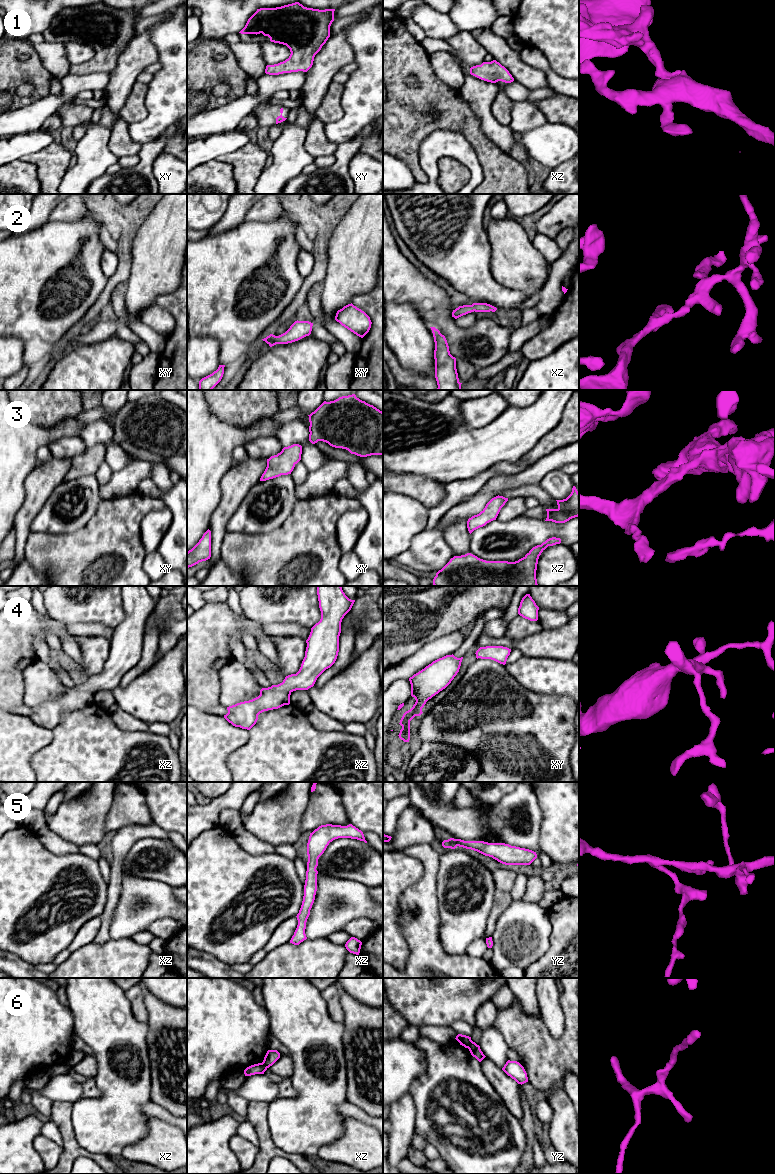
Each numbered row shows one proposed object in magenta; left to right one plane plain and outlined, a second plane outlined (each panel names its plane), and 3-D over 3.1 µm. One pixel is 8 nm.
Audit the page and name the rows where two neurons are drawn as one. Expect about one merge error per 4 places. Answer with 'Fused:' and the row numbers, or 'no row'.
Fused: 6

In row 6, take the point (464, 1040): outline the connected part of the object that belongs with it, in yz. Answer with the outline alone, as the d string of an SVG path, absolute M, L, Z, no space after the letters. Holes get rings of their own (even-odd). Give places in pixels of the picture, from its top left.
M458 1034L455 1039L460 1043L460 1045L468 1049L470 1047L470 1043L472 1042L471 1037L462 1034Z

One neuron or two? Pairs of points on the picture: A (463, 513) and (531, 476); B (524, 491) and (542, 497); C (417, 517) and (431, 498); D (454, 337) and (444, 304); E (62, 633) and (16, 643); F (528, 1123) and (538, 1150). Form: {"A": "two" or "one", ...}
{"A": "one", "B": "one", "C": "two", "D": "one", "E": "one", "F": "two"}

